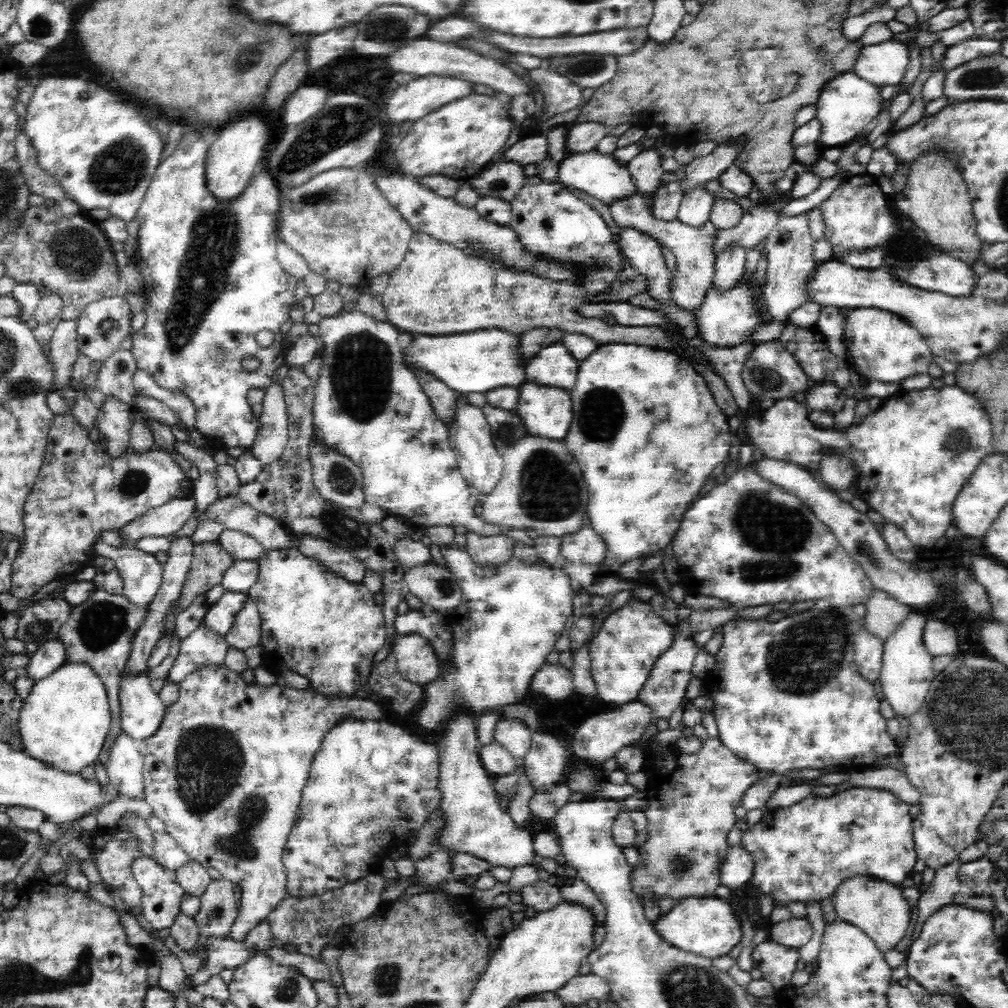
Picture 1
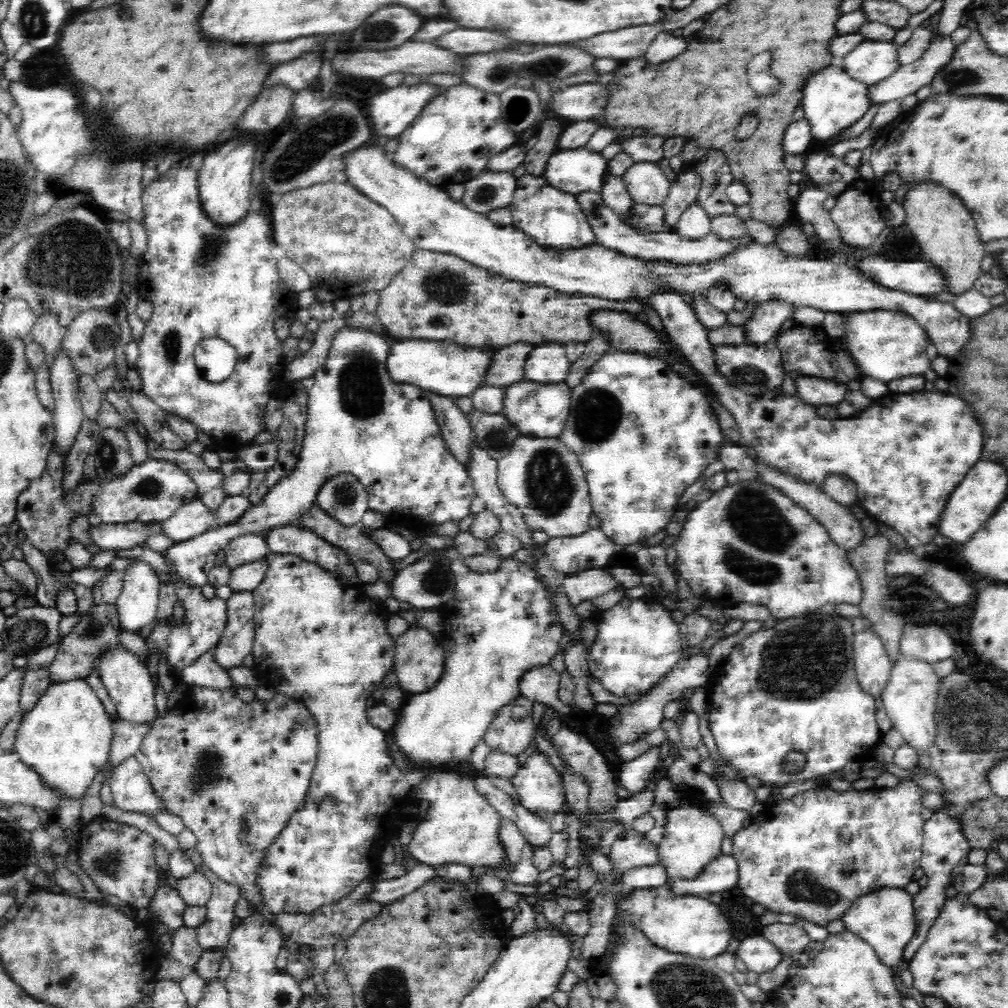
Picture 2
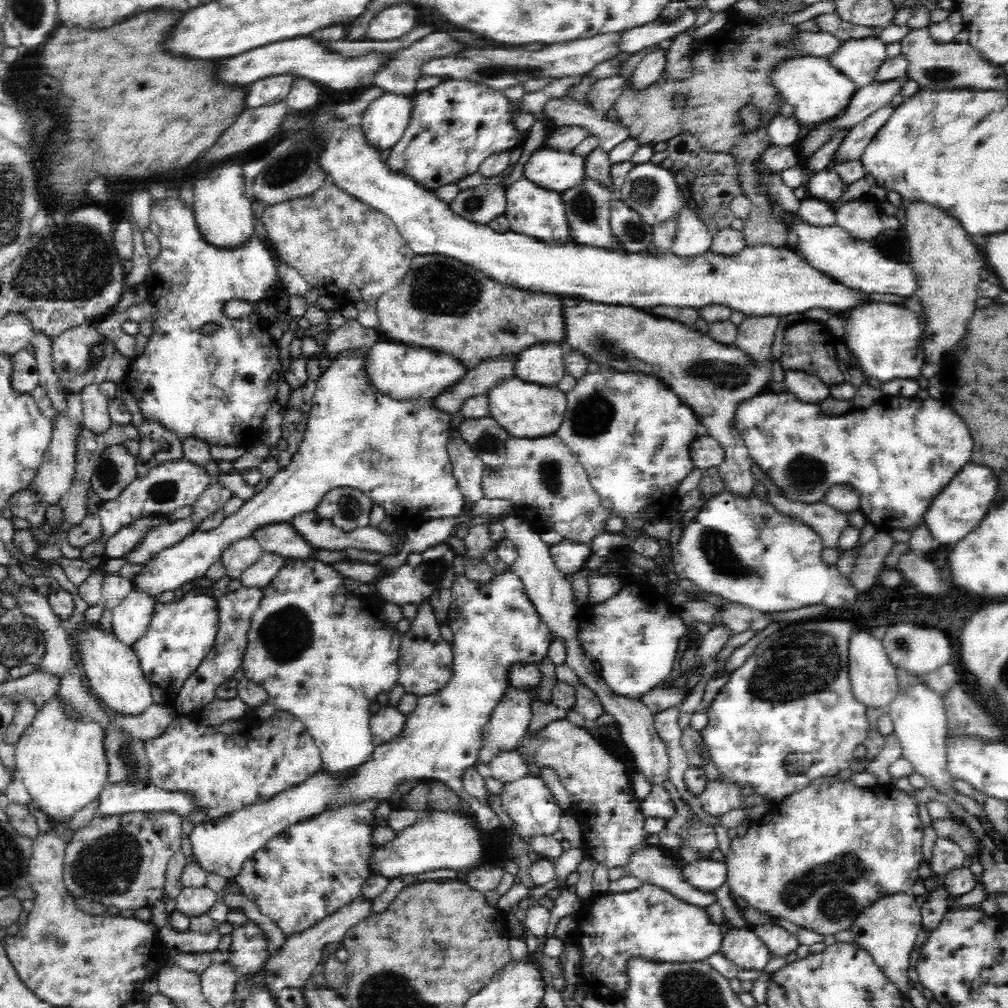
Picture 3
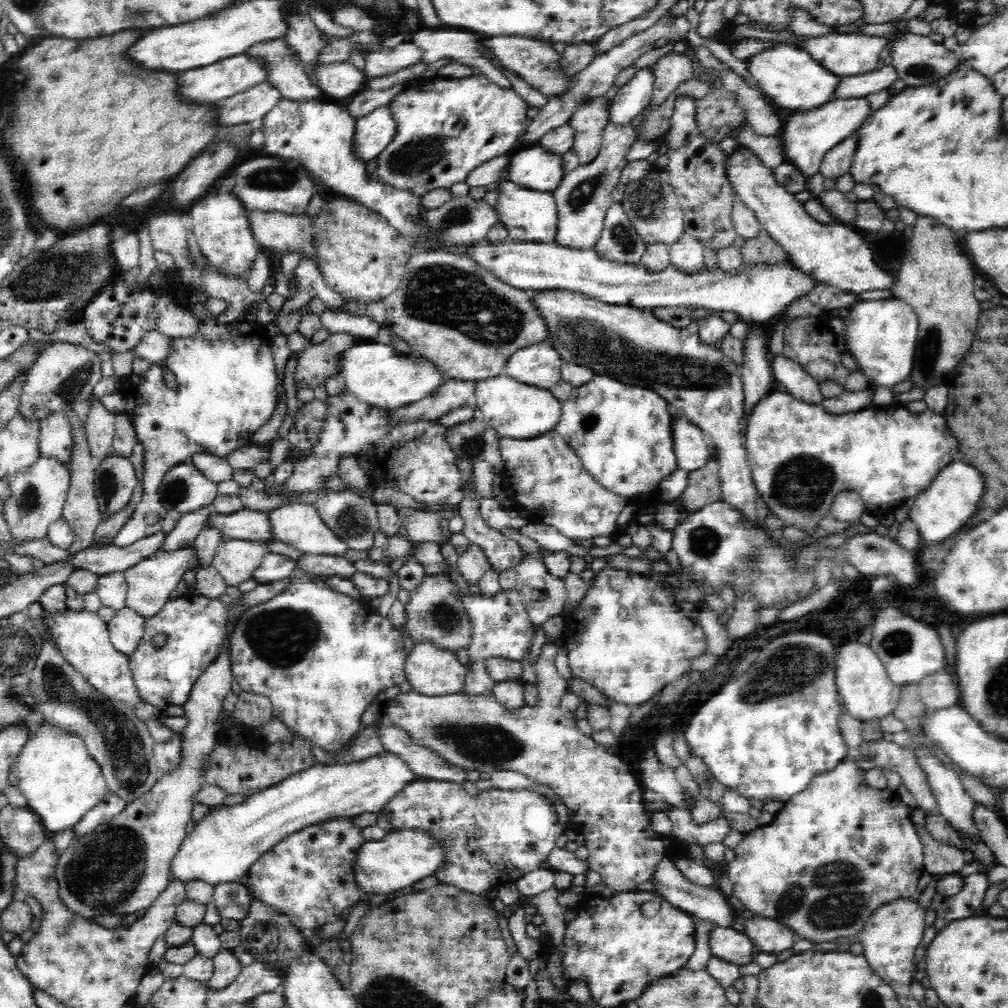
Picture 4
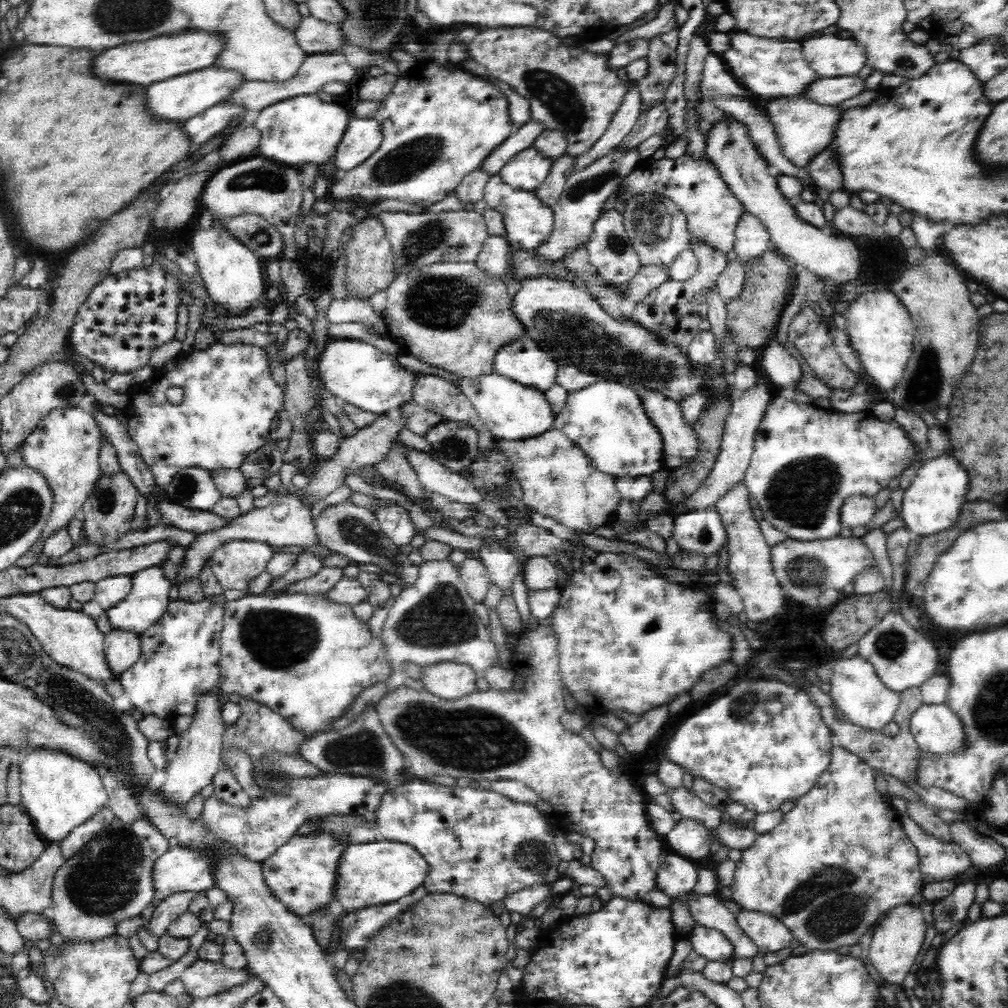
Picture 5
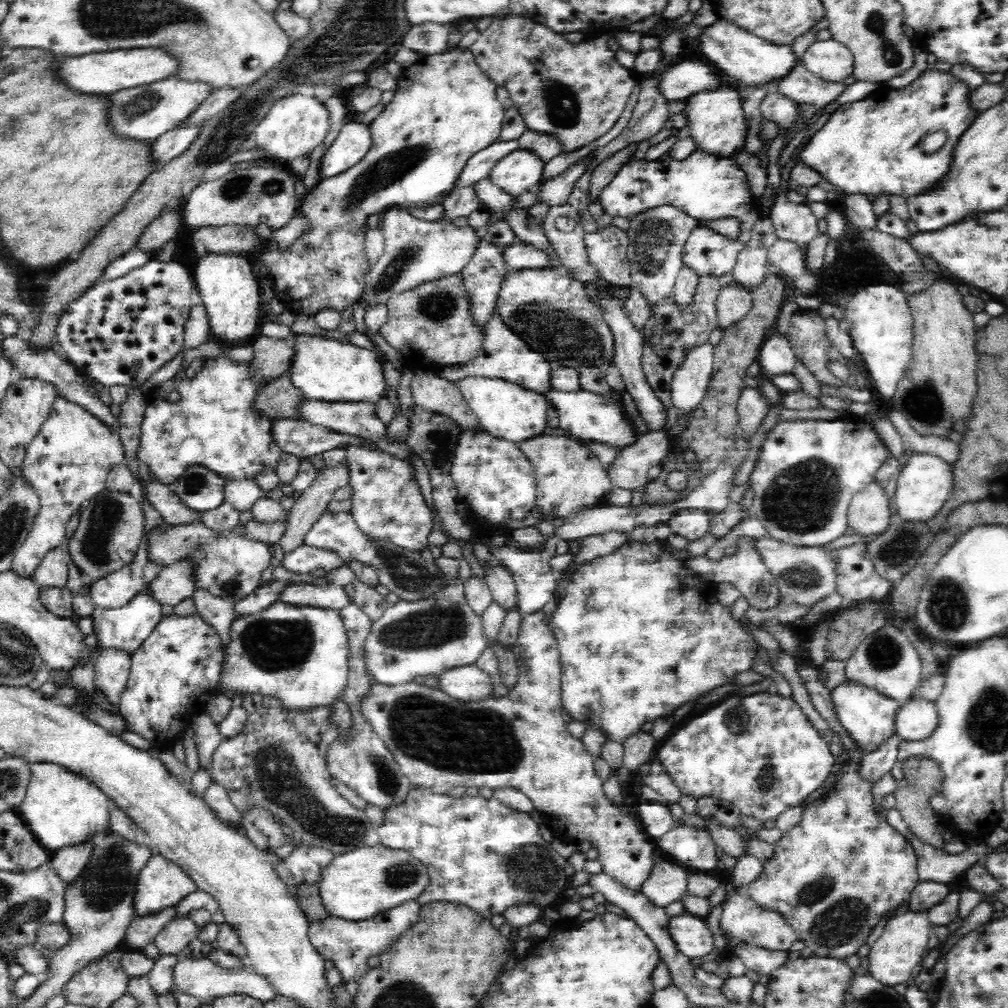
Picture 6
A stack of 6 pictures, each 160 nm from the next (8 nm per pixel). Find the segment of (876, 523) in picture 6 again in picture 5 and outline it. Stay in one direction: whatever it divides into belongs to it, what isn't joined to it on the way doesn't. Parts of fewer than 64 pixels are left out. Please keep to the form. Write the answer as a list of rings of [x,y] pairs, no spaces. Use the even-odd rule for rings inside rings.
[[[862,494],[852,496],[840,509],[842,527],[848,533],[857,527],[868,527],[877,512],[874,498]]]

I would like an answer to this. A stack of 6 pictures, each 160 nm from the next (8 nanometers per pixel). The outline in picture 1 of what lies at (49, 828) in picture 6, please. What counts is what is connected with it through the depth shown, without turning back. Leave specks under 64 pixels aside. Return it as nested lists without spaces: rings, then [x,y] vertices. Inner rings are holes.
[[[64,663],[47,677],[40,679],[32,688],[30,695],[23,702],[19,714],[20,747],[28,756],[47,763],[55,770],[66,771],[68,774],[80,775],[86,767],[97,761],[98,754],[104,748],[108,730],[112,722],[111,707],[108,702],[107,690],[100,681],[99,675],[87,663]]]

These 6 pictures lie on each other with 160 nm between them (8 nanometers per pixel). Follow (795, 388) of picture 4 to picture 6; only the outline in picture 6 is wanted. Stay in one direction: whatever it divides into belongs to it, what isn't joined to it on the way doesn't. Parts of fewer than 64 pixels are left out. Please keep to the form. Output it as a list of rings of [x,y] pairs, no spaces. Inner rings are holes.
[[[774,329],[760,346],[756,361],[760,364],[764,376],[792,375],[797,358],[787,337]]]

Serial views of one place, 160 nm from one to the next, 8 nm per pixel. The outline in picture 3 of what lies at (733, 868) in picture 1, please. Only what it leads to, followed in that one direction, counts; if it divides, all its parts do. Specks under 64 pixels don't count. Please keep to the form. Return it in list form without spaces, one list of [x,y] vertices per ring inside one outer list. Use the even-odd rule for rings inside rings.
[[[700,859],[688,863],[688,866],[683,866],[681,869],[685,879],[699,891],[715,892],[727,882],[727,866],[724,861]]]

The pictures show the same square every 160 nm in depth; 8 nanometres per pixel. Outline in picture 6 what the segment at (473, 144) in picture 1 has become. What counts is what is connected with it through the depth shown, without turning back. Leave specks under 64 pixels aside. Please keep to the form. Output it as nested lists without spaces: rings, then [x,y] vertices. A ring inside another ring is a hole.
[[[471,48],[448,49],[441,54],[432,54],[432,56],[423,56],[414,63],[410,68],[406,68],[406,72],[398,79],[398,88],[395,92],[393,100],[384,106],[383,111],[368,124],[371,131],[372,145],[368,153],[356,163],[354,166],[344,170],[340,174],[330,178],[321,177],[318,182],[304,194],[303,199],[298,201],[297,215],[306,219],[307,228],[303,233],[286,249],[280,249],[278,243],[274,240],[266,240],[266,244],[262,248],[262,252],[254,254],[254,261],[257,268],[272,282],[274,295],[278,298],[286,308],[295,314],[305,314],[306,316],[314,316],[326,309],[332,309],[336,313],[342,314],[354,302],[360,300],[360,296],[365,291],[367,276],[371,270],[369,266],[369,258],[365,251],[366,231],[370,228],[367,226],[367,220],[373,214],[382,214],[388,209],[394,208],[424,208],[430,204],[440,203],[446,198],[452,189],[455,188],[456,180],[458,180],[460,171],[464,168],[464,164],[476,152],[491,146],[500,136],[500,123],[504,118],[504,107],[496,99],[497,86],[494,85],[490,78],[479,68]]]

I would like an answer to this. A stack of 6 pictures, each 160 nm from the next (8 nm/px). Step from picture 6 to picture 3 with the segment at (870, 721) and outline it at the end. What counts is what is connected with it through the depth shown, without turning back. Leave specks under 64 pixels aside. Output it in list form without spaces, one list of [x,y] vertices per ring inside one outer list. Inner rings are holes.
[[[861,631],[852,634],[848,643],[848,679],[851,691],[858,702],[867,708],[882,708],[889,712],[889,704],[896,698],[899,688],[896,680],[896,668],[888,659],[880,640],[876,640],[870,632]]]

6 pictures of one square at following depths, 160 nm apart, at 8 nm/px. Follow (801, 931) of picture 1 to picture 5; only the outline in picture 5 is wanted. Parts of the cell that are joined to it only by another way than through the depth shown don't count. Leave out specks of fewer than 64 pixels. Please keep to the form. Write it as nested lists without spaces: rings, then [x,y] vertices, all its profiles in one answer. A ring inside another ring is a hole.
[[[740,908],[735,917],[738,927],[764,953],[778,952],[782,948],[789,947],[792,942],[791,930],[771,914]]]

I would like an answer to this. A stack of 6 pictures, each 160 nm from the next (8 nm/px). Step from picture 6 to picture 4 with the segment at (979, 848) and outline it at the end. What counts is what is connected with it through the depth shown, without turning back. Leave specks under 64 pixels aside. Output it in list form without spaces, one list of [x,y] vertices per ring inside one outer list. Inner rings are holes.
[[[914,823],[916,834],[923,843],[923,867],[930,875],[948,874],[958,872],[964,866],[964,850],[948,843],[938,842],[932,835]]]

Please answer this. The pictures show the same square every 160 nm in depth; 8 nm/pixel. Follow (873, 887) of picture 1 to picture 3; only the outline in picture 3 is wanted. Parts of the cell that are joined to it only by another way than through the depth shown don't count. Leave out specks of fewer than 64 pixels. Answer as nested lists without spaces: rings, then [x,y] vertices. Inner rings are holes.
[[[912,891],[877,899],[876,902],[861,910],[850,928],[856,945],[871,954],[887,980],[894,983],[903,999],[912,1004],[913,985],[909,979],[910,953],[923,932],[920,899]]]

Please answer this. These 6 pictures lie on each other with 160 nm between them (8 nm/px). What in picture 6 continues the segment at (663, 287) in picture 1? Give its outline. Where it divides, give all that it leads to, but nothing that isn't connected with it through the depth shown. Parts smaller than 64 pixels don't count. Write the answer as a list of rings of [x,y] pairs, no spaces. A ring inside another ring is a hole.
[[[858,416],[844,420],[779,420],[778,426],[764,440],[758,464],[751,474],[754,492],[751,514],[766,528],[768,536],[780,542],[802,548],[824,546],[845,535],[852,498],[875,481],[880,464],[890,454],[874,429],[860,422]]]

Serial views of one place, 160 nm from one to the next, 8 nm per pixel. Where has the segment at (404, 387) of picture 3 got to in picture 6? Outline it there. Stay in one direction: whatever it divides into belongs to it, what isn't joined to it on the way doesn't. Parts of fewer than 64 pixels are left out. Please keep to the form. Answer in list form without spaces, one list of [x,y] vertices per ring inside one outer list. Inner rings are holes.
[[[295,334],[292,339],[290,375],[292,385],[308,400],[324,402],[378,402],[386,392],[378,354],[350,342],[310,334]]]

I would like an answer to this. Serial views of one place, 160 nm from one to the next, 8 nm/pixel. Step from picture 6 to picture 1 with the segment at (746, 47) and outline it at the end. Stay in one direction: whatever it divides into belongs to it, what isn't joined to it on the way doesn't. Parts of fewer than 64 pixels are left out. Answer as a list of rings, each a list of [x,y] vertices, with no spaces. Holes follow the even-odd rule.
[[[853,71],[832,78],[820,92],[815,102],[816,117],[820,121],[820,144],[825,147],[839,147],[855,140],[864,130],[868,122],[876,118],[883,98],[880,96],[880,88],[874,84],[859,78]]]

